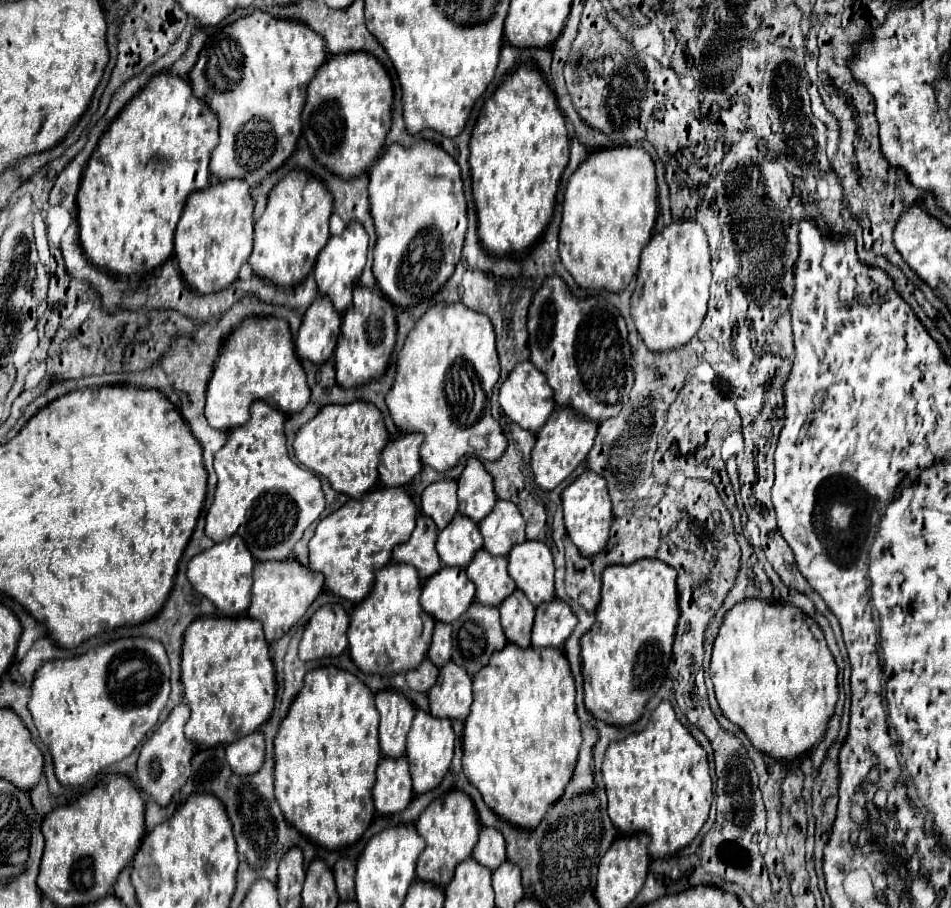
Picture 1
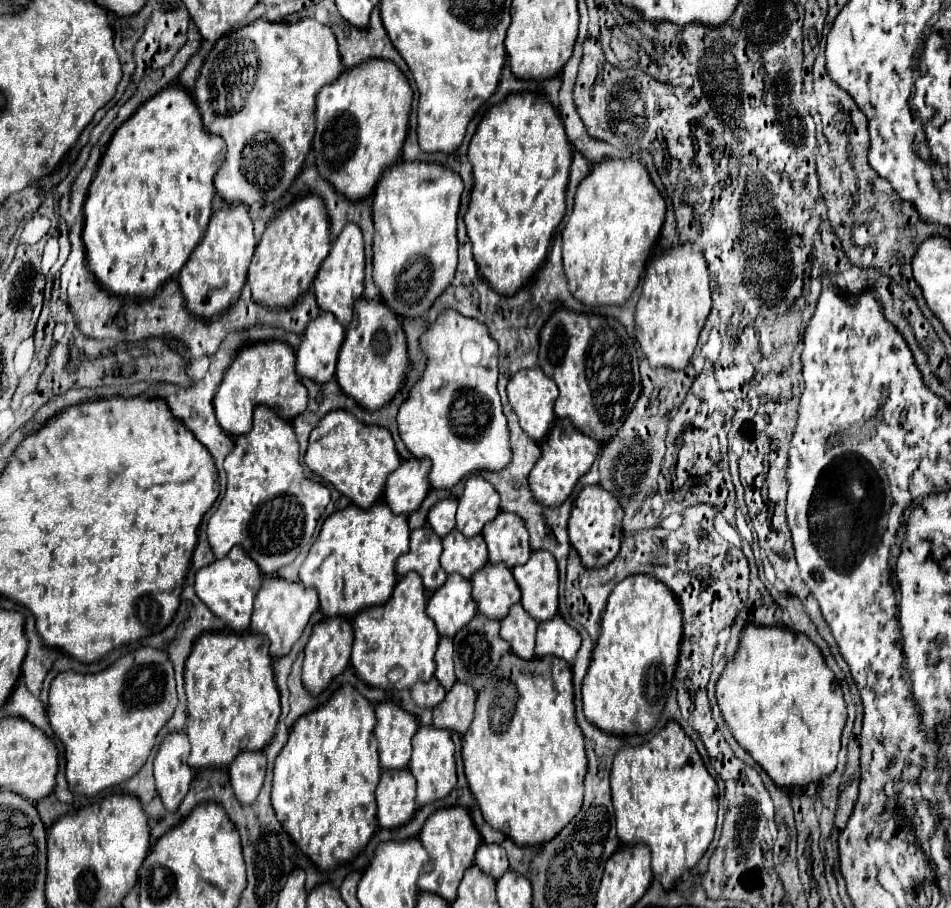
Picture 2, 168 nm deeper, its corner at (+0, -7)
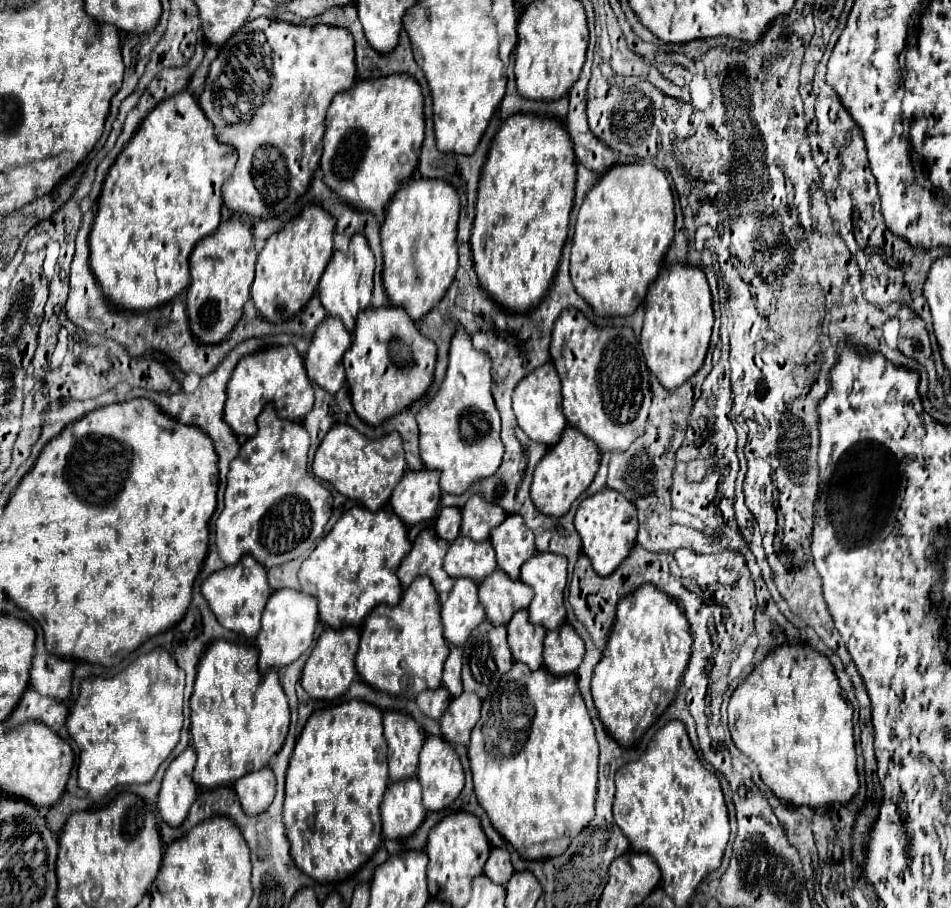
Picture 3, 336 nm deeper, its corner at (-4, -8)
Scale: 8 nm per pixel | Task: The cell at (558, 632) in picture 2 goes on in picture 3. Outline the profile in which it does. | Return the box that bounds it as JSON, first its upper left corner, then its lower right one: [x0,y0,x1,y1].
[543,623,585,675]

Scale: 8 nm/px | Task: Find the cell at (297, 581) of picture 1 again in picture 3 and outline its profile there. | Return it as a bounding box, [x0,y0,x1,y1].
[257,589,319,671]

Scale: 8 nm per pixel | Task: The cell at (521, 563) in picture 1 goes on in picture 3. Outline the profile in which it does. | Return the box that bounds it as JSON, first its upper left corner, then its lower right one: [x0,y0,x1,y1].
[521,553,567,629]

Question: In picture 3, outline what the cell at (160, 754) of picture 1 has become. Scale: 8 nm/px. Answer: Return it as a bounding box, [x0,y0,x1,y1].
[159,745,197,827]

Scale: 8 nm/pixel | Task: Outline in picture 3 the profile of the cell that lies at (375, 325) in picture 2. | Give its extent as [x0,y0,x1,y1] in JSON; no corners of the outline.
[343,307,435,425]

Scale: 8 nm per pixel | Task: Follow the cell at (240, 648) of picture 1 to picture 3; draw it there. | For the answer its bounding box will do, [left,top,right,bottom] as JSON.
[191,639,289,789]

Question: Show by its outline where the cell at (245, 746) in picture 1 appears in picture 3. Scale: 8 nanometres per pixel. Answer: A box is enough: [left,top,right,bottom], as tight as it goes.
[235,767,275,815]

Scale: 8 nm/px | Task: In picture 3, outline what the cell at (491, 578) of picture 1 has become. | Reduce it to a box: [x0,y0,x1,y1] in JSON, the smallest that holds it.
[479,569,533,625]

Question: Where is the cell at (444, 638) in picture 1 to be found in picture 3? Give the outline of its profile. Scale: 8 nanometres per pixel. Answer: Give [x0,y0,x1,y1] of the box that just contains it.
[443,645,463,697]

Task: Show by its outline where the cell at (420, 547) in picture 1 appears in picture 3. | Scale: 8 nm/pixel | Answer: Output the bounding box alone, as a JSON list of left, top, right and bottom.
[397,529,453,595]

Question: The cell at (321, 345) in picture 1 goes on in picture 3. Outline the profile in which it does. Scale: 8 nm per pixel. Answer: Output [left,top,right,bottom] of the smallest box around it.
[305,317,351,393]

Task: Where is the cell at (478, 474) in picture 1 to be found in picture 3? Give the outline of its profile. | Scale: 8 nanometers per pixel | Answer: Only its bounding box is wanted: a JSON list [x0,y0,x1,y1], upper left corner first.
[461,493,507,541]

